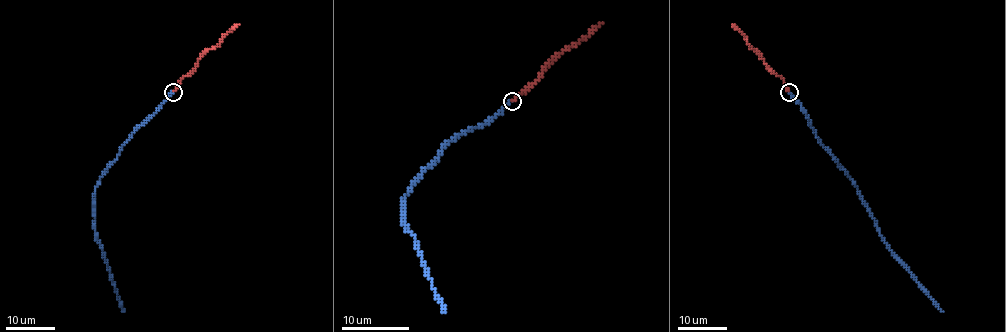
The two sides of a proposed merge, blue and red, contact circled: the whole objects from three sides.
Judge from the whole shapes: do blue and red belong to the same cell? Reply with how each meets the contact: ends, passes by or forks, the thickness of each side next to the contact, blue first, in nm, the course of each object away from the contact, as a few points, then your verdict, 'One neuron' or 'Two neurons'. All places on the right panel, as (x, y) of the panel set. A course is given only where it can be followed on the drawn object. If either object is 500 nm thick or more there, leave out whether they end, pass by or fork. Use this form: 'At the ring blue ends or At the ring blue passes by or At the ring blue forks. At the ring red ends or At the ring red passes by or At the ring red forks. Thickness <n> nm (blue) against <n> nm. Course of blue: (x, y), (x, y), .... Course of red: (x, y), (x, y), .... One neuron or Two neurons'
At the ring blue ends. At the ring red ends. Thickness 160 nm (blue) against 180 nm. Course of blue: (789, 91), (806, 114), (816, 138), (858, 190), (887, 248), (942, 312). Course of red: (789, 91), (784, 81), (767, 67), (765, 59), (733, 24). One neuron

